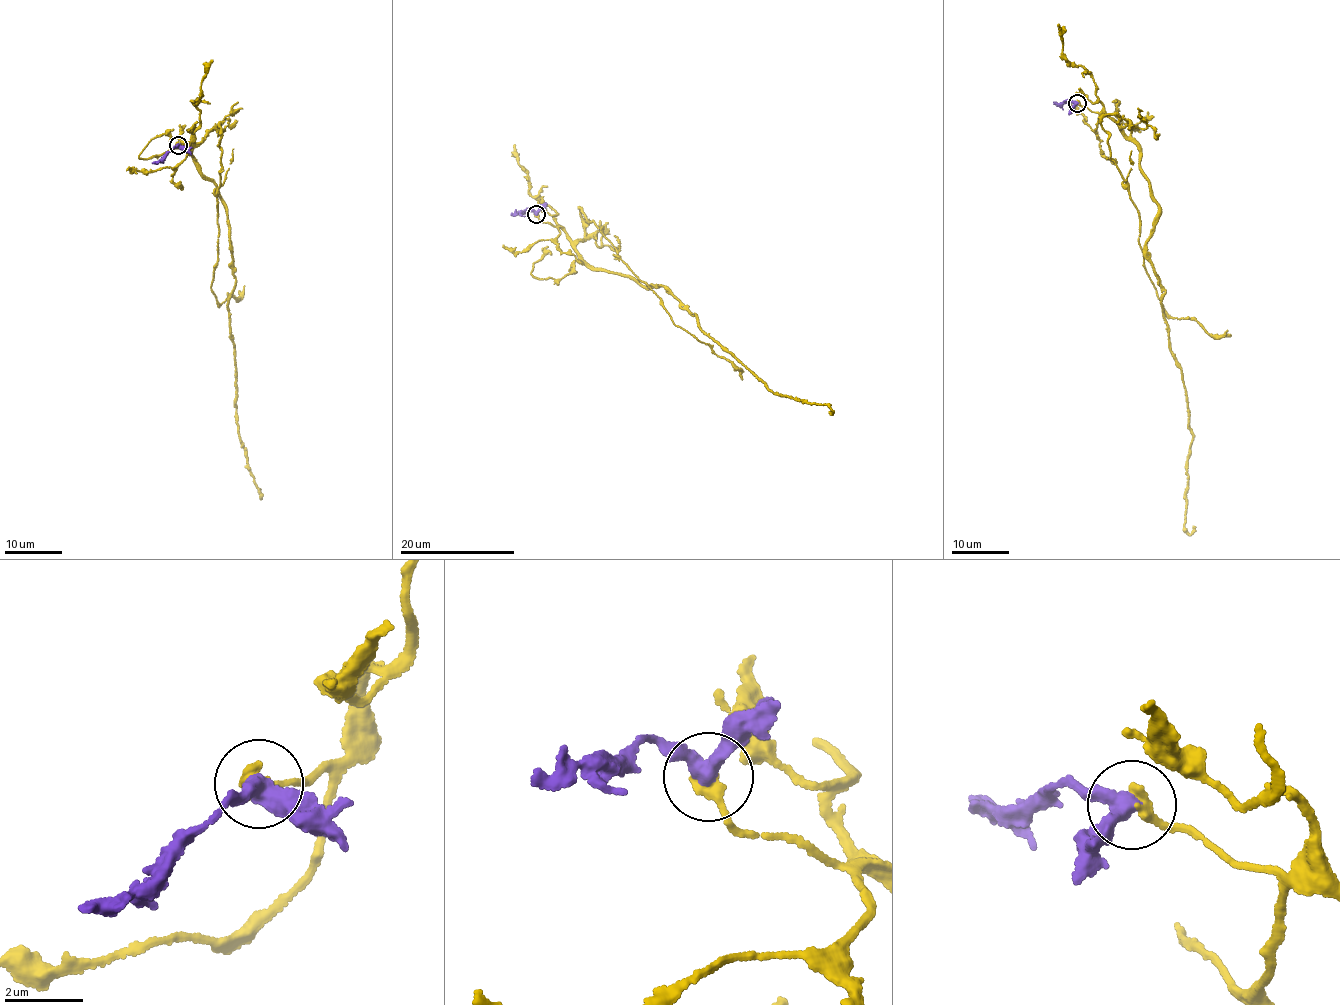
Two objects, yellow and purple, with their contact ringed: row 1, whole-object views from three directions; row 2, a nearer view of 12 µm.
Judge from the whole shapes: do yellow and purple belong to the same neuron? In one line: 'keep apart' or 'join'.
join

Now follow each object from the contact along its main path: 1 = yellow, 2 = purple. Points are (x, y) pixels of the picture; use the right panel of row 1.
1: (1077, 103), (1136, 146), (1158, 209), (1147, 258), (1183, 374), (1193, 441), (1185, 529), (1193, 526)
2: (1076, 102), (1053, 101)

